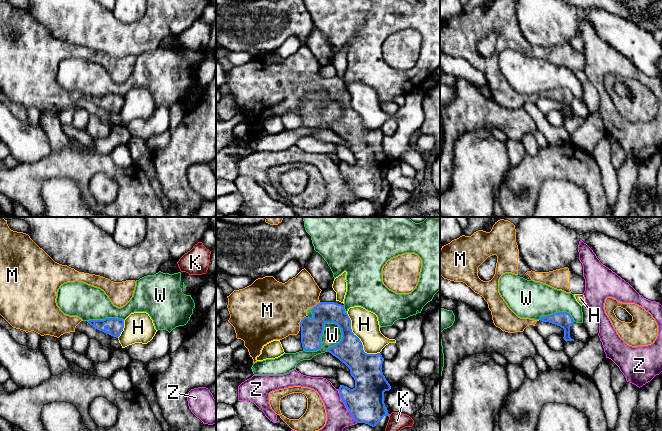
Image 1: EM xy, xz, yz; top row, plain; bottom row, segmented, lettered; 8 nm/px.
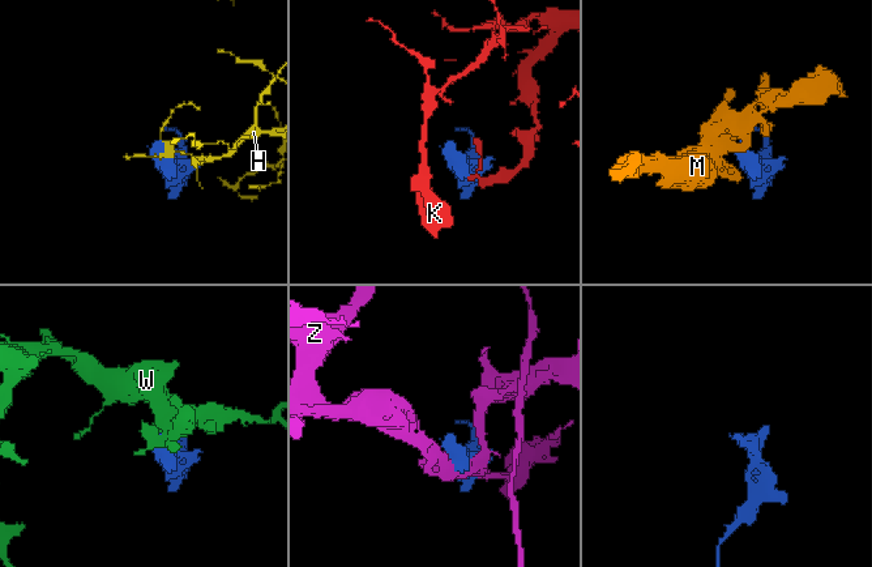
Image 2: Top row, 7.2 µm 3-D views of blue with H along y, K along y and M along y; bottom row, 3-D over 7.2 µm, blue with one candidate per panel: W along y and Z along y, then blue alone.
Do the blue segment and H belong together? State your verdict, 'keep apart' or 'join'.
keep apart

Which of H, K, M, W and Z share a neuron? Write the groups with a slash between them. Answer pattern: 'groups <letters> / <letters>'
groups H / K / M / W / Z

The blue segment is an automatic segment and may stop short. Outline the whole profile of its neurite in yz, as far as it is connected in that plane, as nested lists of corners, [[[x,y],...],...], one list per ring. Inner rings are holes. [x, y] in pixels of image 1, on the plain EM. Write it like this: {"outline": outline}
{"outline": [[[558,88],[558,89],[554,89],[552,91],[548,91],[548,92],[542,92],[540,94],[540,97],[549,98],[549,99],[555,100],[557,102],[560,102],[561,104],[564,105],[563,115],[566,118],[567,117],[574,117],[574,115],[572,115],[570,113],[570,103],[574,99],[574,96],[573,96],[573,94],[571,93],[571,91],[569,89],[567,89],[567,88]]]}

